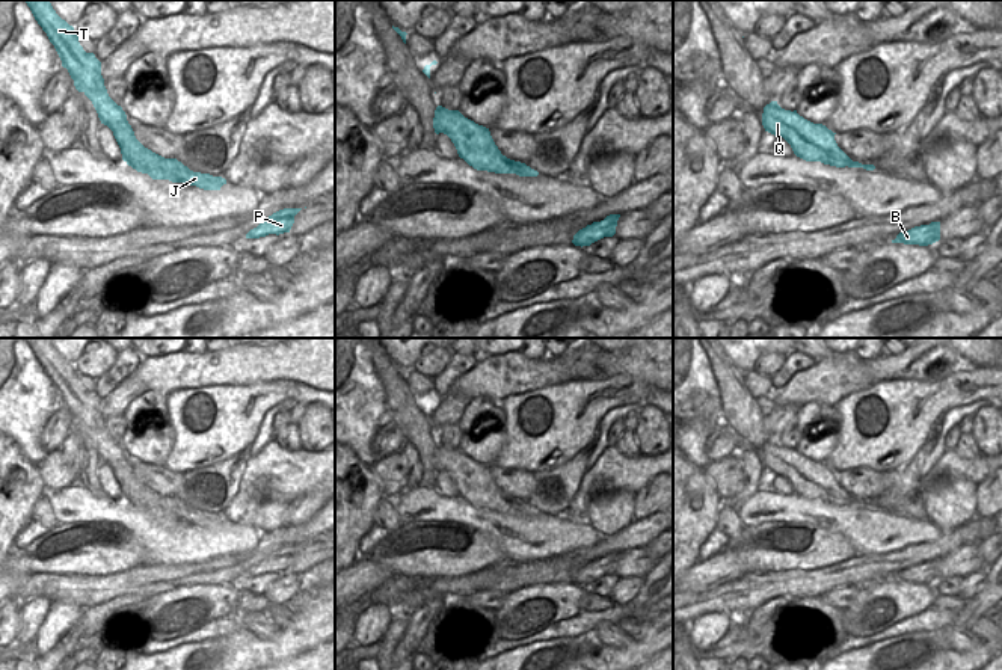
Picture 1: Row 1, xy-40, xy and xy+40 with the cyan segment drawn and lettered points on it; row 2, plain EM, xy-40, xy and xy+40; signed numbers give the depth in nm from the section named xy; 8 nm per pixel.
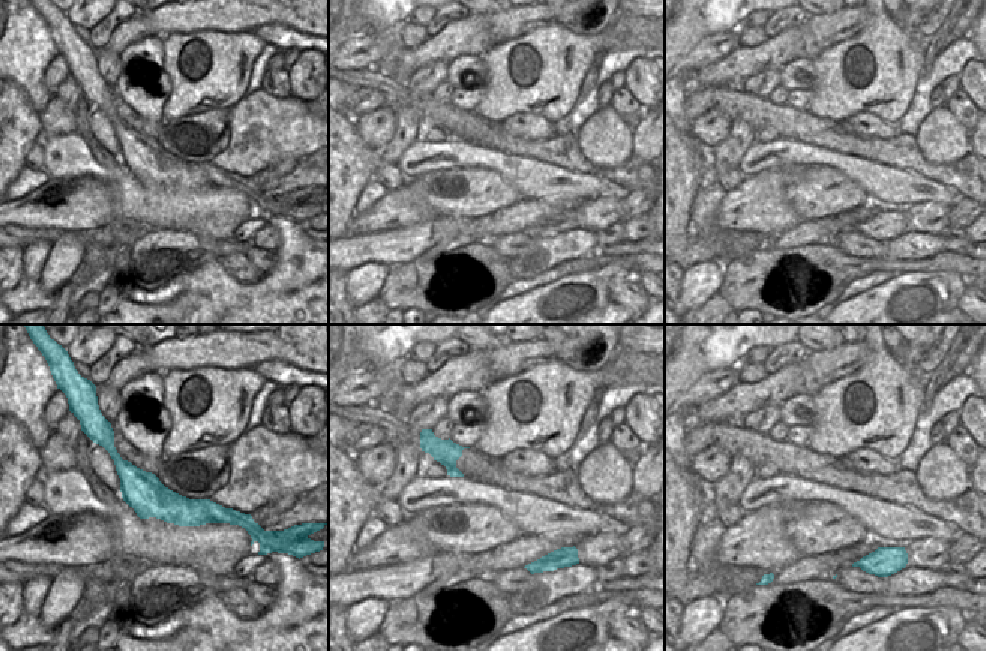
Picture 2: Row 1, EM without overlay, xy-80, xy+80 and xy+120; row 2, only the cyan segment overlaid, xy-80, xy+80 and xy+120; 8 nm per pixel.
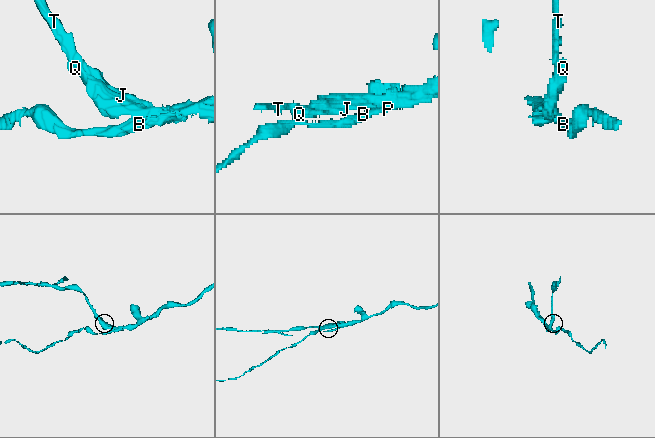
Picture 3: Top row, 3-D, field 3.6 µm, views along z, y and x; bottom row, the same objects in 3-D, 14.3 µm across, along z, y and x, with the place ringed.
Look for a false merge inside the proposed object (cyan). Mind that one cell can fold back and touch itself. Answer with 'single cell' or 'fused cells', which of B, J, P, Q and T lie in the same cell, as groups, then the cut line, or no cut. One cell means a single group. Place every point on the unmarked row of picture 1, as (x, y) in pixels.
fused cells | B / J P Q T | xy+40 (930, 562), (928, 578), (931, 581)

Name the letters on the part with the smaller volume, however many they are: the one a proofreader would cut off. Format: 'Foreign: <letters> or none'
Foreign: B

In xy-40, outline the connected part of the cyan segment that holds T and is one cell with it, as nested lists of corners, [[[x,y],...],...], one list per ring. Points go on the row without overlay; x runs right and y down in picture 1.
[[[26,338],[35,358],[54,383],[62,404],[68,407],[74,424],[94,442],[101,462],[107,463],[121,486],[122,498],[137,510],[152,518],[186,521],[204,528],[220,528],[226,518],[210,512],[193,510],[177,496],[164,496],[145,486],[134,474],[127,453],[107,432],[101,413],[101,400],[94,391],[86,391],[74,365],[62,358],[50,338]]]

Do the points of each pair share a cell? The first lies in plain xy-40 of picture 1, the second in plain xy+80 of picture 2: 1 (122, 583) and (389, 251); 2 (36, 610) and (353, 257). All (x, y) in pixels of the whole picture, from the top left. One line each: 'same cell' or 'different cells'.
1: same cell
2: different cells

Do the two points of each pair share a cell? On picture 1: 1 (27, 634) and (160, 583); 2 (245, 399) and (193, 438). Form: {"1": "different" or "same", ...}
{"1": "different", "2": "same"}

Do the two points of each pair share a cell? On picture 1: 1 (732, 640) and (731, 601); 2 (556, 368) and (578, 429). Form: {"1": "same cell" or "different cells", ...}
{"1": "different cells", "2": "different cells"}

